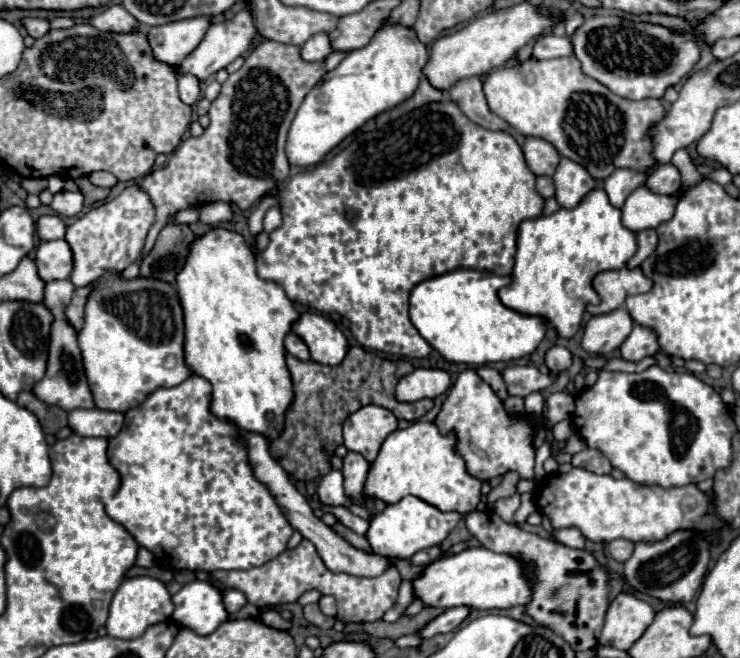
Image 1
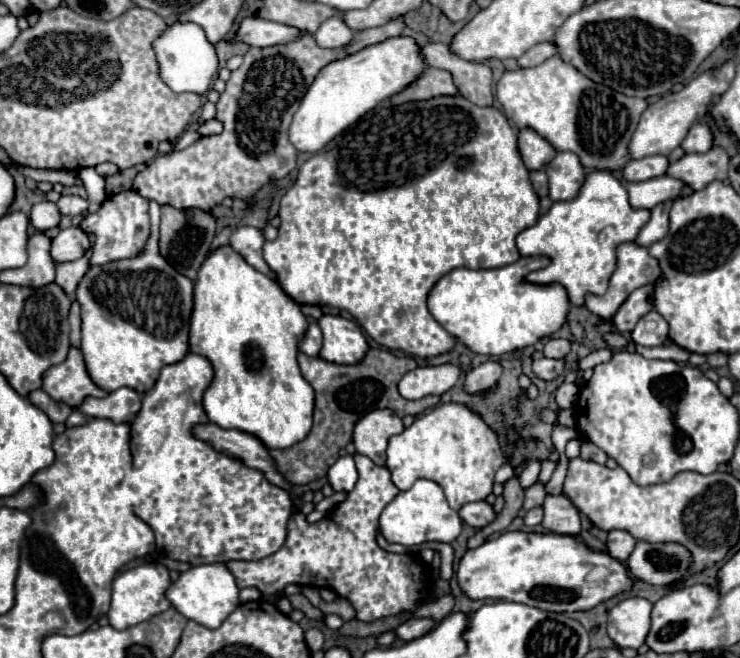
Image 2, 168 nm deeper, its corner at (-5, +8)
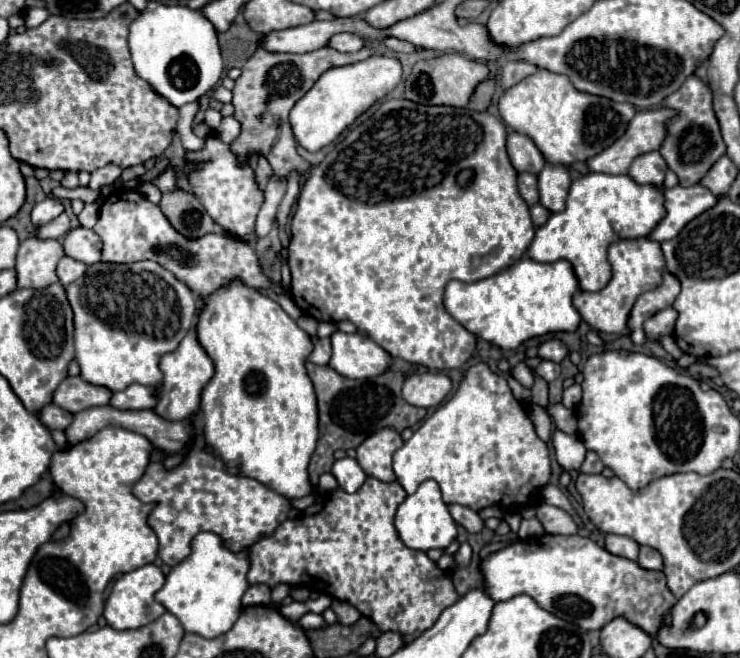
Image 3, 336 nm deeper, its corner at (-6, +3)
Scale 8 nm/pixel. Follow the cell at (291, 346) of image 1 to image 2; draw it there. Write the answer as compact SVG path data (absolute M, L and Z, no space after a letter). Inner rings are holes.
M311 322L303 340L299 342L299 350L307 356L319 356L319 350L321 350L321 344L323 344L323 336L321 336L321 330L317 326L317 322Z

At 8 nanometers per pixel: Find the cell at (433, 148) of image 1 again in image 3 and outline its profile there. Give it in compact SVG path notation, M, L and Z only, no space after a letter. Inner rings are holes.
M388 99L384 101L378 111L358 127L354 127L342 143L330 151L320 165L310 171L310 177L302 185L296 213L290 223L290 245L288 245L288 267L292 273L292 299L302 309L302 313L312 315L318 321L352 321L358 331L366 333L372 341L384 347L392 357L400 357L404 361L424 365L428 369L454 369L462 367L470 355L474 353L476 337L468 333L462 325L458 325L442 305L442 293L450 279L460 279L466 283L492 277L516 261L520 261L534 237L532 233L532 219L526 201L518 193L518 173L512 167L508 153L506 153L506 125L496 119L488 111L472 111L472 109L458 109L458 107L424 107L414 101L406 99Z

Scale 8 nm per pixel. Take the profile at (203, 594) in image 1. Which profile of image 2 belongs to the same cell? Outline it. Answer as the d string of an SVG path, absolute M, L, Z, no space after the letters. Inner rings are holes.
M223 562L191 566L189 570L181 572L181 576L167 588L165 596L171 606L181 612L187 620L195 620L197 624L203 624L211 630L219 628L223 620L239 606L239 588L235 584L235 576Z

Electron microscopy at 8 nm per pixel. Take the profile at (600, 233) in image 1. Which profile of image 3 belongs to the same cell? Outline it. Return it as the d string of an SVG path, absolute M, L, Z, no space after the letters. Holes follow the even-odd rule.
M588 173L576 179L570 185L570 193L566 199L566 209L560 213L552 213L550 219L536 229L536 235L528 247L528 257L534 261L558 261L566 259L572 263L574 273L578 277L582 291L600 291L612 277L612 267L608 265L608 247L622 239L646 237L656 223L664 217L664 195L654 185L636 185L628 175L606 175L606 173Z

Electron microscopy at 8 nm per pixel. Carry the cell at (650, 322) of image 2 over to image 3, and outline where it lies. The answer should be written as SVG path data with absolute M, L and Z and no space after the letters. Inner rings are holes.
M672 307L662 309L660 313L648 317L648 321L644 321L644 333L650 341L660 341L664 335L672 335L674 333L674 323L676 323L676 311Z

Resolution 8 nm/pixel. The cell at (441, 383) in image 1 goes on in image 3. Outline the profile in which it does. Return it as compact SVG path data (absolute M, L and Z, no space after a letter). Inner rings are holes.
M446 373L410 375L404 381L402 397L414 407L436 407L452 391L452 379Z

